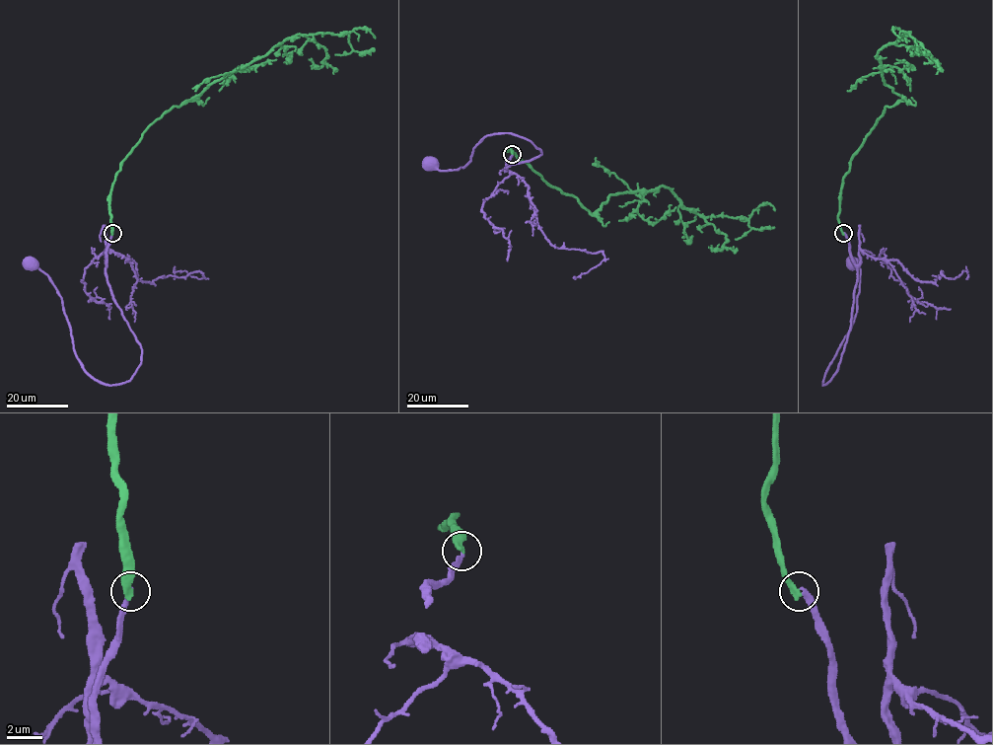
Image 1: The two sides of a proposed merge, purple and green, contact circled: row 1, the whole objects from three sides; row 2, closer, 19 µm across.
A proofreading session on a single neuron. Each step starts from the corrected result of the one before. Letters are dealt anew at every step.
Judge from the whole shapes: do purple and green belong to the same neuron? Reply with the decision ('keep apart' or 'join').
keep apart

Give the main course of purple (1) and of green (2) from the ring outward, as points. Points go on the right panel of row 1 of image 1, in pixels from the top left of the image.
1: (844, 233), (857, 268), (851, 330), (833, 377), (823, 385), (824, 373), (857, 310), (860, 269), (852, 263)
2: (844, 233), (839, 195), (851, 158), (885, 109), (902, 98), (885, 83), (877, 52), (905, 33), (916, 48)

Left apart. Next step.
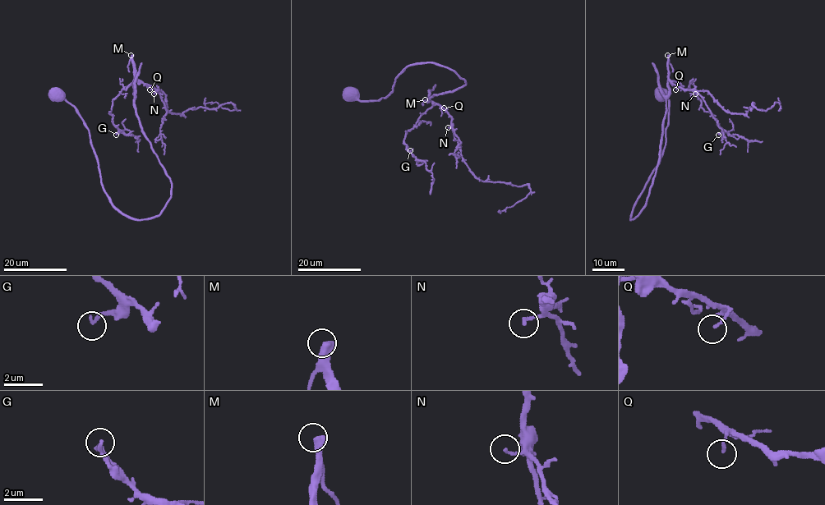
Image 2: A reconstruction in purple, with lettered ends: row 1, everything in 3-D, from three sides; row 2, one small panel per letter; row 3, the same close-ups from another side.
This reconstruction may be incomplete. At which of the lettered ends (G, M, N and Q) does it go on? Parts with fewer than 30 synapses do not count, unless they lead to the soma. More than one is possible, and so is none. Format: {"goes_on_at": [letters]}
{"goes_on_at": ["M"]}

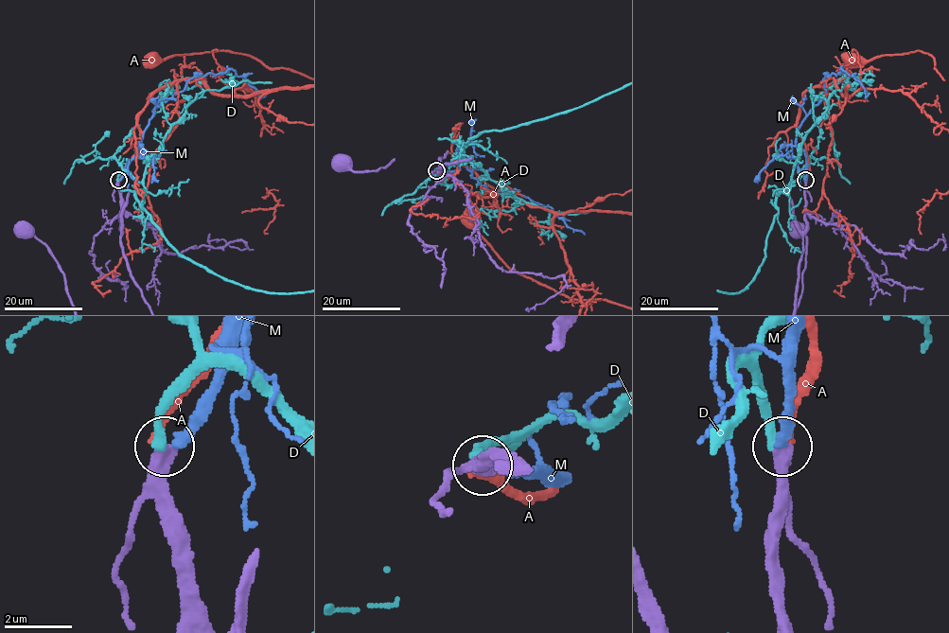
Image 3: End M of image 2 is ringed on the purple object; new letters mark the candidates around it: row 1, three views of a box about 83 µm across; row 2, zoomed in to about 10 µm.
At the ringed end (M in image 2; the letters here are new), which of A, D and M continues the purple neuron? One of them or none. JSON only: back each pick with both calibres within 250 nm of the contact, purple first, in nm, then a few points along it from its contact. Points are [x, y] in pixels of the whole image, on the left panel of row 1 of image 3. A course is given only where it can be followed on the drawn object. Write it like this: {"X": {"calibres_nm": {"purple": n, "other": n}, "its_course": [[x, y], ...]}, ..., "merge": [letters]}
{"merge": []}

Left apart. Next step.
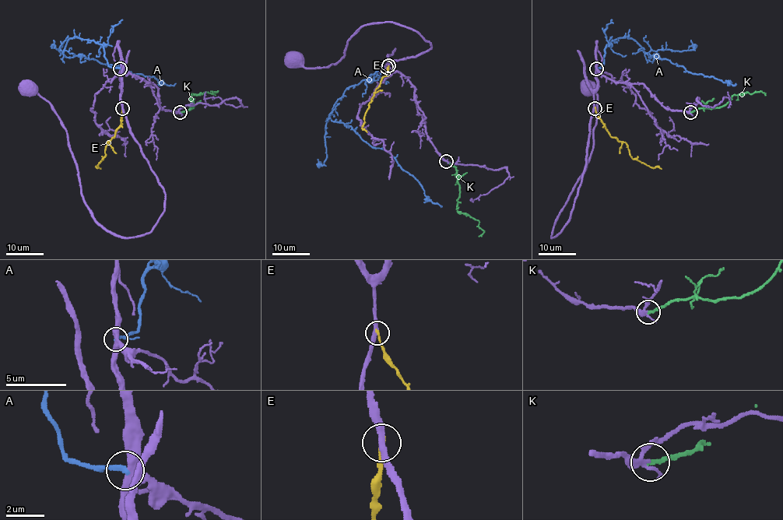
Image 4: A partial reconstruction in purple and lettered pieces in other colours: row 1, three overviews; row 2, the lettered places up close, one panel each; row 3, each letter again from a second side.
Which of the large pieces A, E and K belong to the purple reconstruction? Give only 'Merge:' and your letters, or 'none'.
Merge: K

